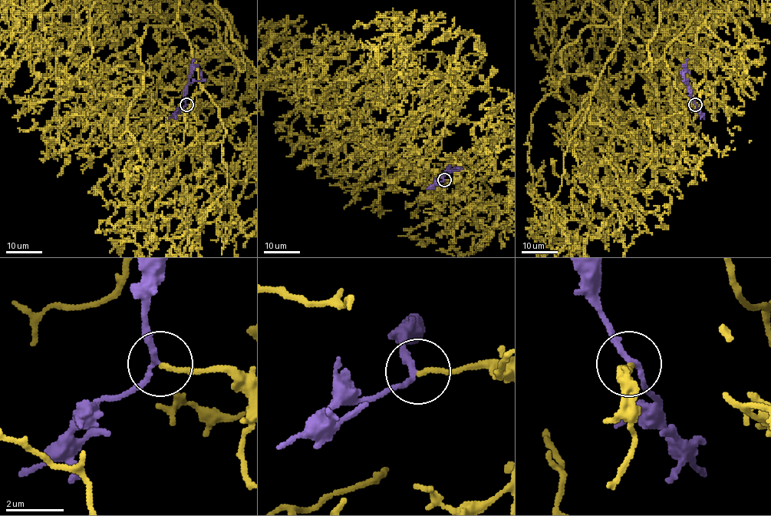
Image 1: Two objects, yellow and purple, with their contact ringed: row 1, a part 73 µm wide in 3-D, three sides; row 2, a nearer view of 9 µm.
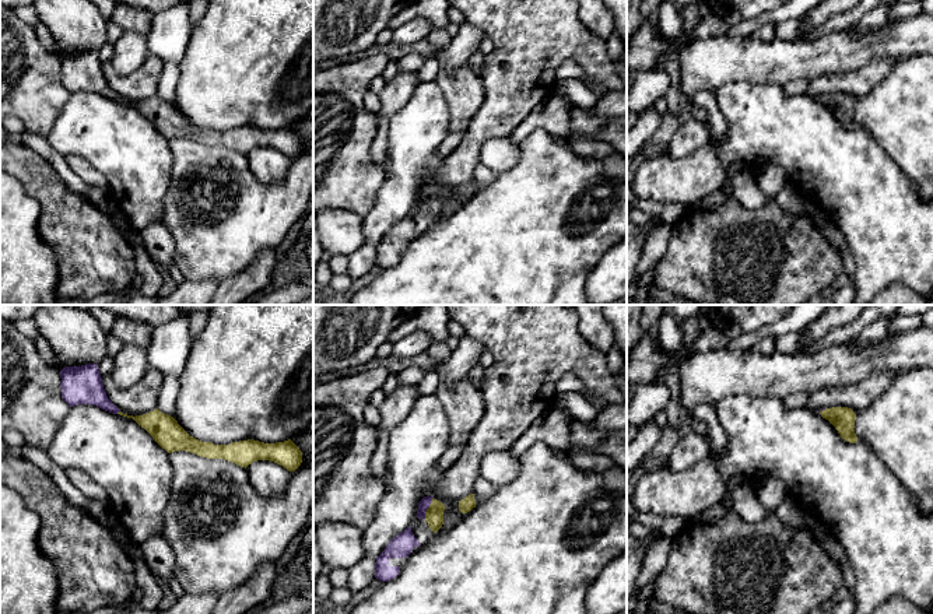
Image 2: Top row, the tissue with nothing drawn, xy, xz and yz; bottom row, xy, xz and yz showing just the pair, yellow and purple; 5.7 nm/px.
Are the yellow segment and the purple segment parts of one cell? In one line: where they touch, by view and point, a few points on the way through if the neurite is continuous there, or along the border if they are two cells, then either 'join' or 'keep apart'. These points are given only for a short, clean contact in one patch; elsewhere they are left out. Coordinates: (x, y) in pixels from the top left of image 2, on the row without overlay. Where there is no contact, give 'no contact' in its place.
contact xz (428, 195); way xz (434, 202), (428, 195), (424, 190); join

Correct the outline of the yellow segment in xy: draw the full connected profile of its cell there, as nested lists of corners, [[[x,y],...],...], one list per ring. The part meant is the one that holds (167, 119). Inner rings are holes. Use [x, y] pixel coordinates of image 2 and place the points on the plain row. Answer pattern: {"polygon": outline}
{"polygon": [[[98,50],[66,53],[60,57],[62,84],[73,94],[92,91],[105,98],[133,105],[168,140],[185,137],[207,145],[224,145],[241,154],[257,147],[274,148],[288,158],[295,158],[302,150],[302,138],[291,127],[264,130],[253,126],[214,131],[190,123],[178,108],[158,95],[143,102],[123,101],[106,83]]]}

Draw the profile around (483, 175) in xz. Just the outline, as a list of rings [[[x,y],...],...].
[[[478,164],[474,171],[474,186],[476,186],[476,193],[484,190],[490,183],[492,183],[497,178],[497,173],[485,166],[484,164]]]

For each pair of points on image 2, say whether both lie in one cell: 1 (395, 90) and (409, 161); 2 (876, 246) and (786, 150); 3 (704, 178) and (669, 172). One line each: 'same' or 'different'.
1: different
2: same
3: same

